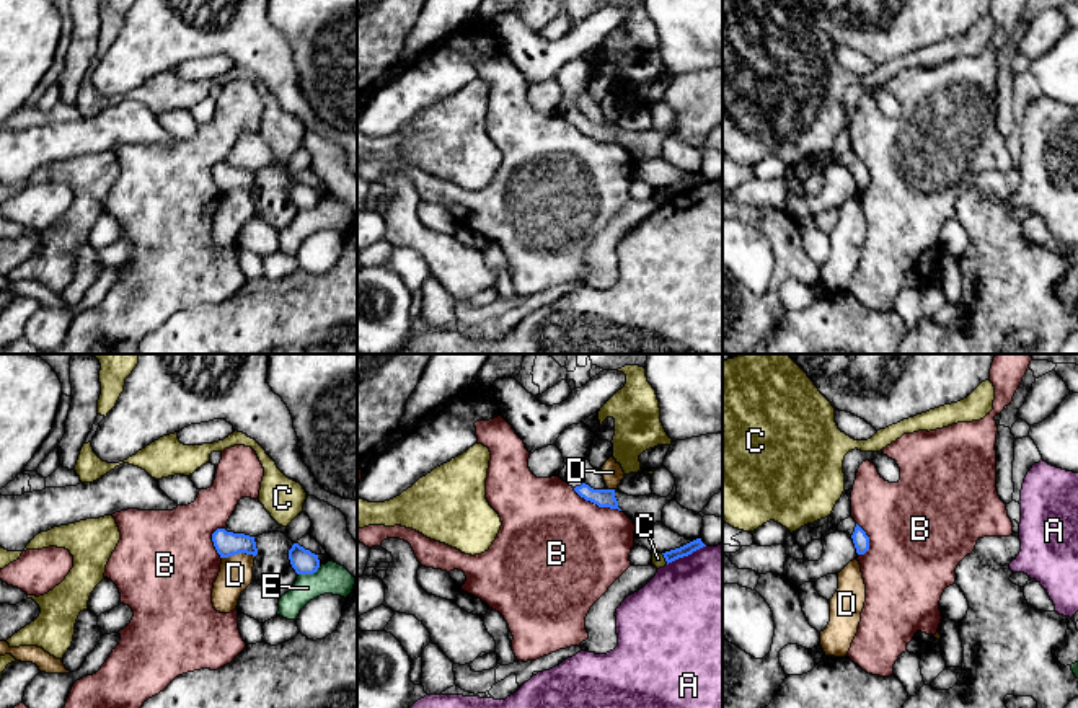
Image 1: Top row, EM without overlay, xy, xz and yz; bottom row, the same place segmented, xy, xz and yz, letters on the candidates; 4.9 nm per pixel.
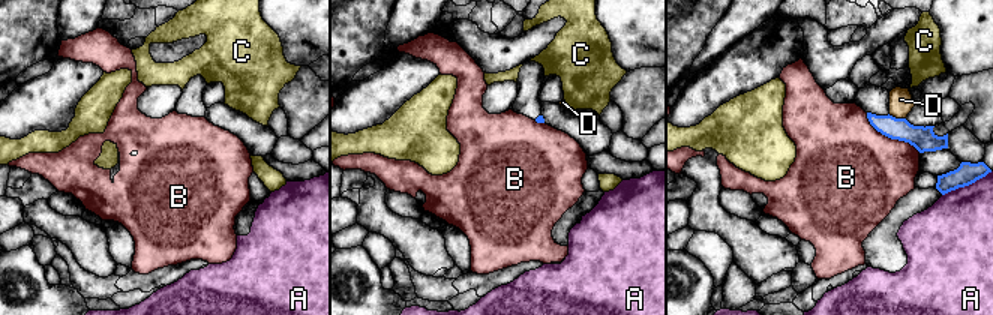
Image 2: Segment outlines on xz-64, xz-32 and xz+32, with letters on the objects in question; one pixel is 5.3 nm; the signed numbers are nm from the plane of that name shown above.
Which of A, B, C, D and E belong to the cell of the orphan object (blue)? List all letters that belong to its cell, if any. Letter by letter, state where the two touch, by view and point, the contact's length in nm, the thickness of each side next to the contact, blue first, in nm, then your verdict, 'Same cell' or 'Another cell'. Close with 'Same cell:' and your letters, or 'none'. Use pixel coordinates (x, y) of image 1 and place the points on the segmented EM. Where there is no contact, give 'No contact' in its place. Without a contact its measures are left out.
A: Touches blue at xz (685, 555). Shared border 220 nm. Thickness 60 nm (blue) against 500 nm. Another cell
B: Touches blue at xz (597, 504). Shared border 260 nm. Thickness 100 nm (blue) against 500 nm. Another cell
C: Touches blue at xz (664, 557). Shared border 70 nm. Thickness 60 nm (blue) against 60 nm. Another cell
D: Touches blue at xy (238, 552). Shared border 170 nm. Thickness 130 nm (blue) against 160 nm. Another cell
E: Touches blue at xy (309, 573). Shared border 120 nm. Thickness 120 nm (blue) against 160 nm. Another cell
Same cell: none

